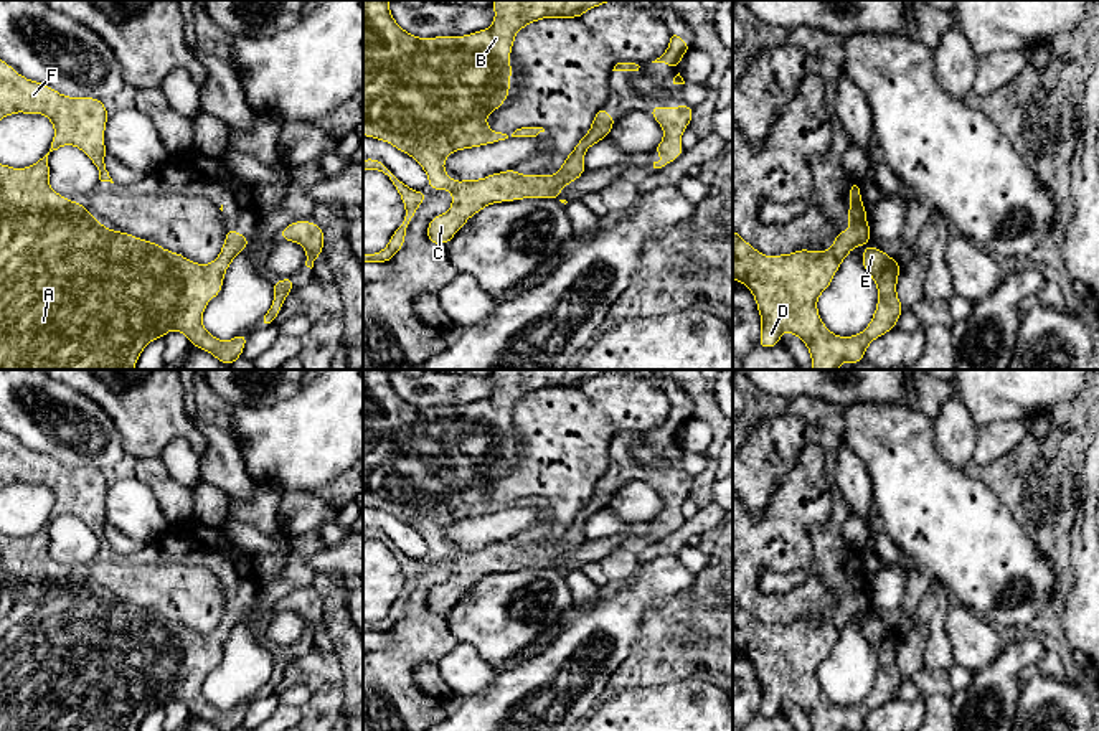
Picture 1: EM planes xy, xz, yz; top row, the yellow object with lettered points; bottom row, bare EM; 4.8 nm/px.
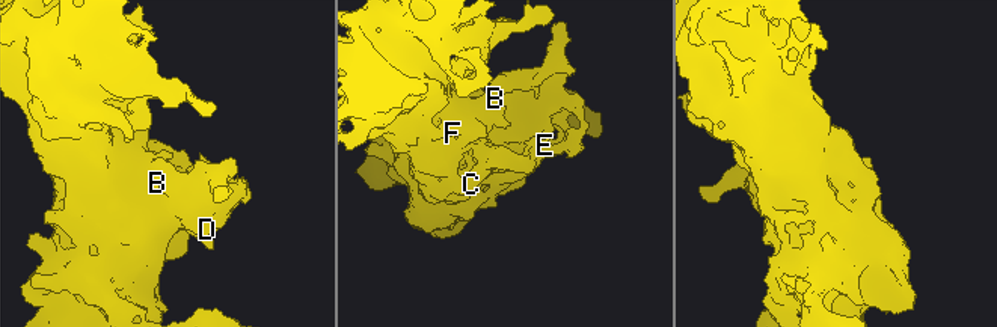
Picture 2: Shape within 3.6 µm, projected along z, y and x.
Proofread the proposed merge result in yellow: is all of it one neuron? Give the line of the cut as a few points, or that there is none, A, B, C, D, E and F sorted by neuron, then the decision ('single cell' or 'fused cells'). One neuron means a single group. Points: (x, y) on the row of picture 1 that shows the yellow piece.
cut none; groups A B C D E F; single cell

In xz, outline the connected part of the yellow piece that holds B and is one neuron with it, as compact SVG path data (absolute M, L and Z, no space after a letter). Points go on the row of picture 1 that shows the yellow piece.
M363 0L363 135L366 137L375 137L378 140L388 142L393 147L396 147L398 150L401 150L403 153L408 153L409 157L413 157L426 172L427 178L429 178L429 188L431 190L449 190L452 193L452 206L449 211L434 216L429 221L427 226L427 239L432 244L447 244L455 233L467 223L467 219L474 215L477 215L479 211L482 211L485 206L492 205L492 203L505 203L505 201L513 201L513 200L523 200L523 198L554 198L559 200L561 203L568 203L566 200L559 198L559 190L569 183L573 183L574 180L578 180L584 172L584 153L589 147L592 147L594 144L597 144L599 140L606 139L612 129L612 125L616 124L617 117L609 117L607 107L602 106L594 119L592 119L592 125L587 130L587 134L576 144L574 150L566 157L564 163L561 165L559 172L556 175L543 175L543 173L536 173L535 177L528 177L523 173L515 172L513 168L507 170L507 172L500 172L500 173L492 173L485 178L480 180L462 180L462 182L454 182L444 170L444 160L457 150L464 150L464 149L474 149L474 147L482 147L487 144L497 144L500 140L508 139L507 134L502 132L495 132L488 129L487 124L487 116L493 111L497 111L498 107L503 106L508 92L510 92L510 78L512 78L512 64L510 64L510 51L515 41L515 35L526 25L543 20L543 18L578 18L583 17L587 10L599 7L602 3L609 3L609 2L616 2L616 0L493 0L492 7L495 10L495 20L493 23L482 30L482 31L475 31L470 35L464 35L464 36L434 36L434 38L417 38L408 31L404 31L393 18L391 12L389 12L389 2L388 0Z

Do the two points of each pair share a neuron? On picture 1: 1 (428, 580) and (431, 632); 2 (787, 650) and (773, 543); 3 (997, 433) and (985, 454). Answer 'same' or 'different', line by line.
1: same
2: different
3: same

